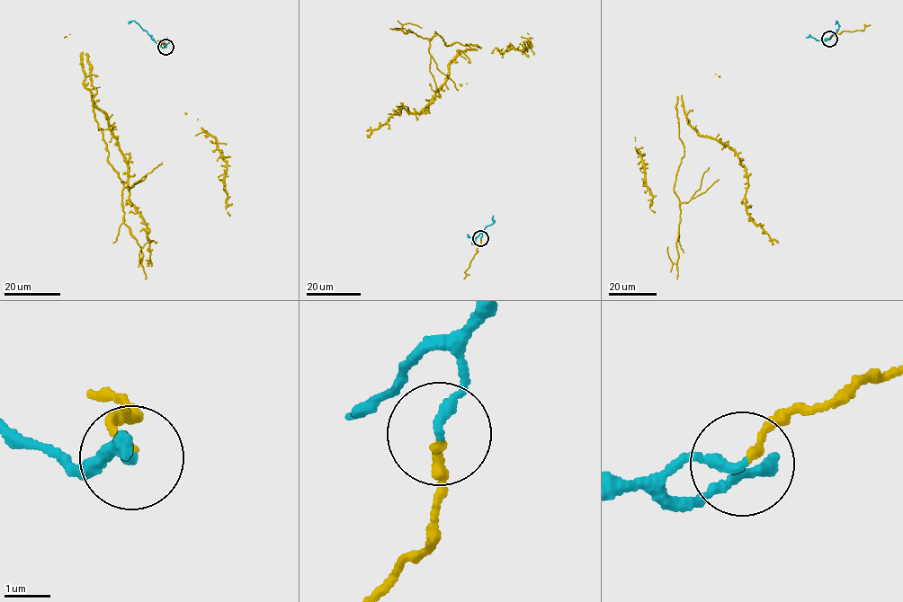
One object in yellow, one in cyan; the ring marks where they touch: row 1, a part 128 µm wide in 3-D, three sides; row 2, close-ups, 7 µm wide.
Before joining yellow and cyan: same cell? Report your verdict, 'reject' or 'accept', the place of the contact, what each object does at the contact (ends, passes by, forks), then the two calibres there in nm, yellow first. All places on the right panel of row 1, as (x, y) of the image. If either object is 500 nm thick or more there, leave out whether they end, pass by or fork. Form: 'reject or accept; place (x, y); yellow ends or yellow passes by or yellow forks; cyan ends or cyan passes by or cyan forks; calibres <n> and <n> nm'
accept; place (829, 39); yellow ends; cyan ends; calibres 160 and 200 nm

